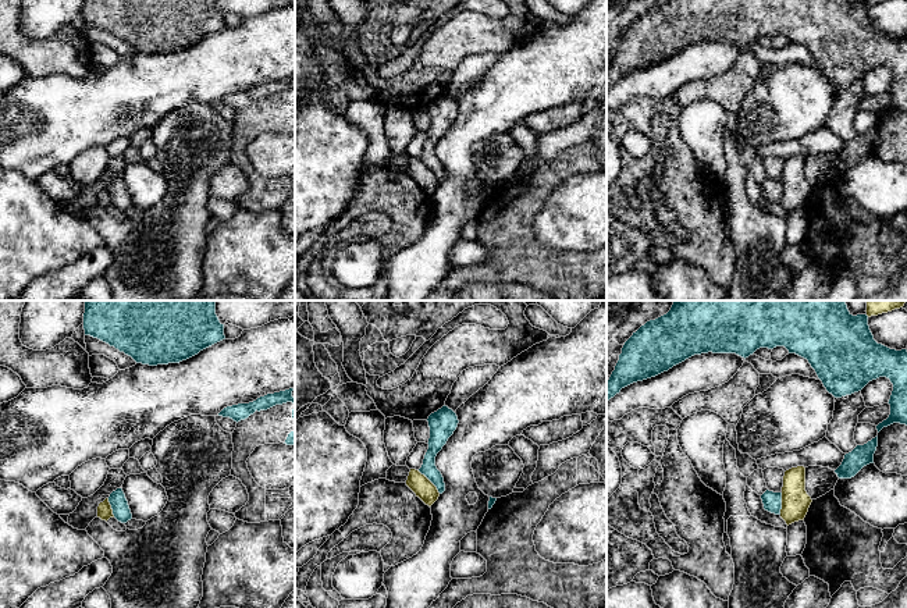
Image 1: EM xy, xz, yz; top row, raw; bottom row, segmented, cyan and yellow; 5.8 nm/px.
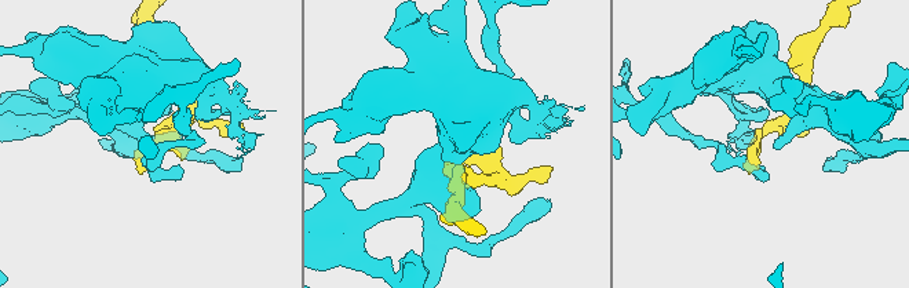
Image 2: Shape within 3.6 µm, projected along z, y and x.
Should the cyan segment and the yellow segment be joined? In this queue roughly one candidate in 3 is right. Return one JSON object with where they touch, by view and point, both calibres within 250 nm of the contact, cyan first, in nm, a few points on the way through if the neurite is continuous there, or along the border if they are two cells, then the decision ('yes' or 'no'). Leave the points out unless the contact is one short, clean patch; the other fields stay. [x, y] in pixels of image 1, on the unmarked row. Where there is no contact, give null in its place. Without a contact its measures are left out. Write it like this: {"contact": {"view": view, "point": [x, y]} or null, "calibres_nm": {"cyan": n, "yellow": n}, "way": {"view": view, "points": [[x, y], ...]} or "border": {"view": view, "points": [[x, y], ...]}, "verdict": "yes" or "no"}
{"contact": {"view": "xz", "point": [430, 169]}, "calibres_nm": {"cyan": 100, "yellow": 120}, "border": {"view": "xz", "points": [[418, 159], [440, 181]]}, "verdict": "no"}

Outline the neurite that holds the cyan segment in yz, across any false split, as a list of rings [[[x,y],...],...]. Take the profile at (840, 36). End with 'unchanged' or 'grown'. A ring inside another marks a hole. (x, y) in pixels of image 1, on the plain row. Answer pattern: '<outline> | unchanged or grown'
[[[668,0],[647,10],[625,31],[619,49],[607,70],[607,90],[622,77],[668,60],[686,47],[701,42],[736,42],[748,46],[760,36],[785,35],[808,49],[824,75],[835,86],[861,79],[869,70],[886,65],[893,72],[889,88],[890,103],[876,114],[878,121],[893,111],[907,114],[907,38],[890,38],[874,28],[867,3],[853,4],[850,0]]] | unchanged

